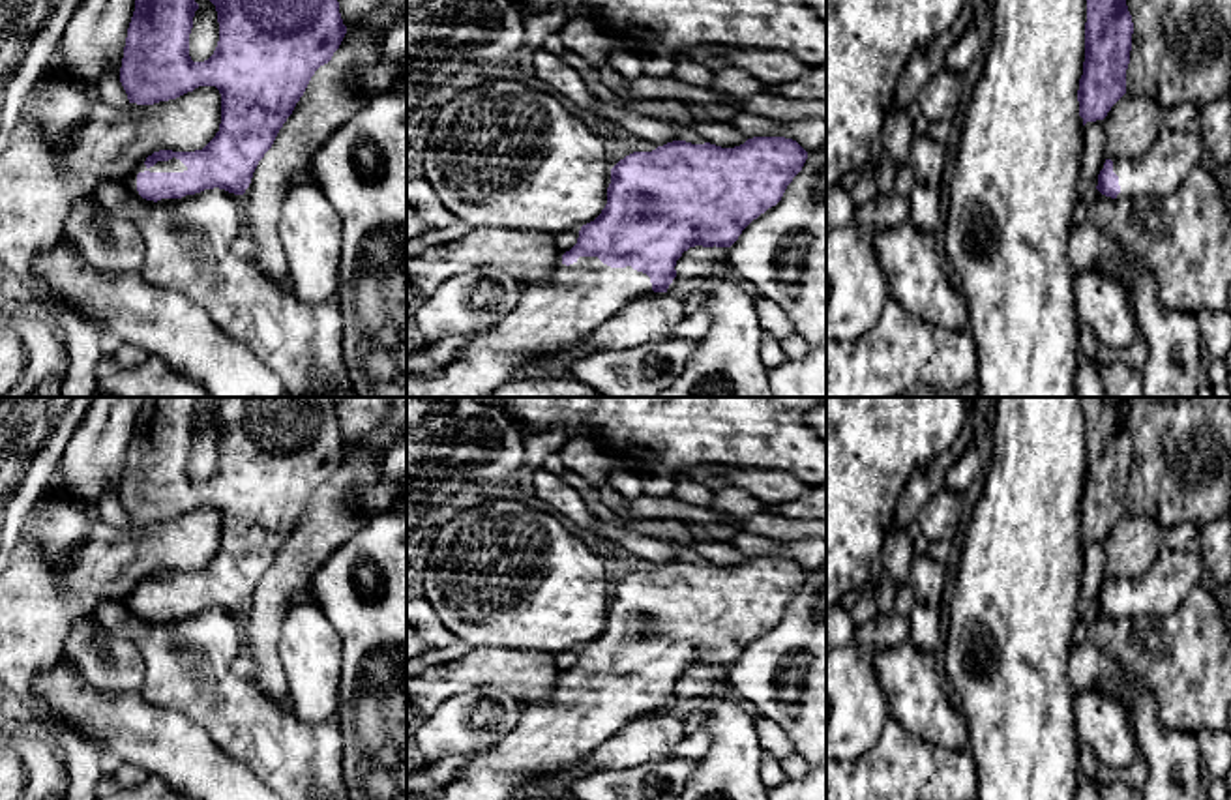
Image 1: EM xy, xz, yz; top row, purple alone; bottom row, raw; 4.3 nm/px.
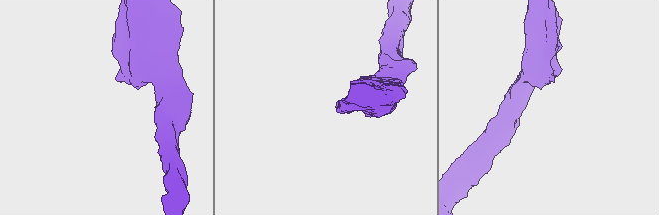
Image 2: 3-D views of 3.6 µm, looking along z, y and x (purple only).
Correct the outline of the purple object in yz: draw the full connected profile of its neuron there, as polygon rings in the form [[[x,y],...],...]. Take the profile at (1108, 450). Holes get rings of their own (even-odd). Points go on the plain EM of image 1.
[[[1081,397],[1087,420],[1085,481],[1077,521],[1083,545],[1104,540],[1126,513],[1134,442],[1126,425],[1126,403]]]

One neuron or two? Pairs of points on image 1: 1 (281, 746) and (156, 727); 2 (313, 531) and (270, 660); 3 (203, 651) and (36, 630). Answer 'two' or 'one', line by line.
1: two
2: one
3: two

